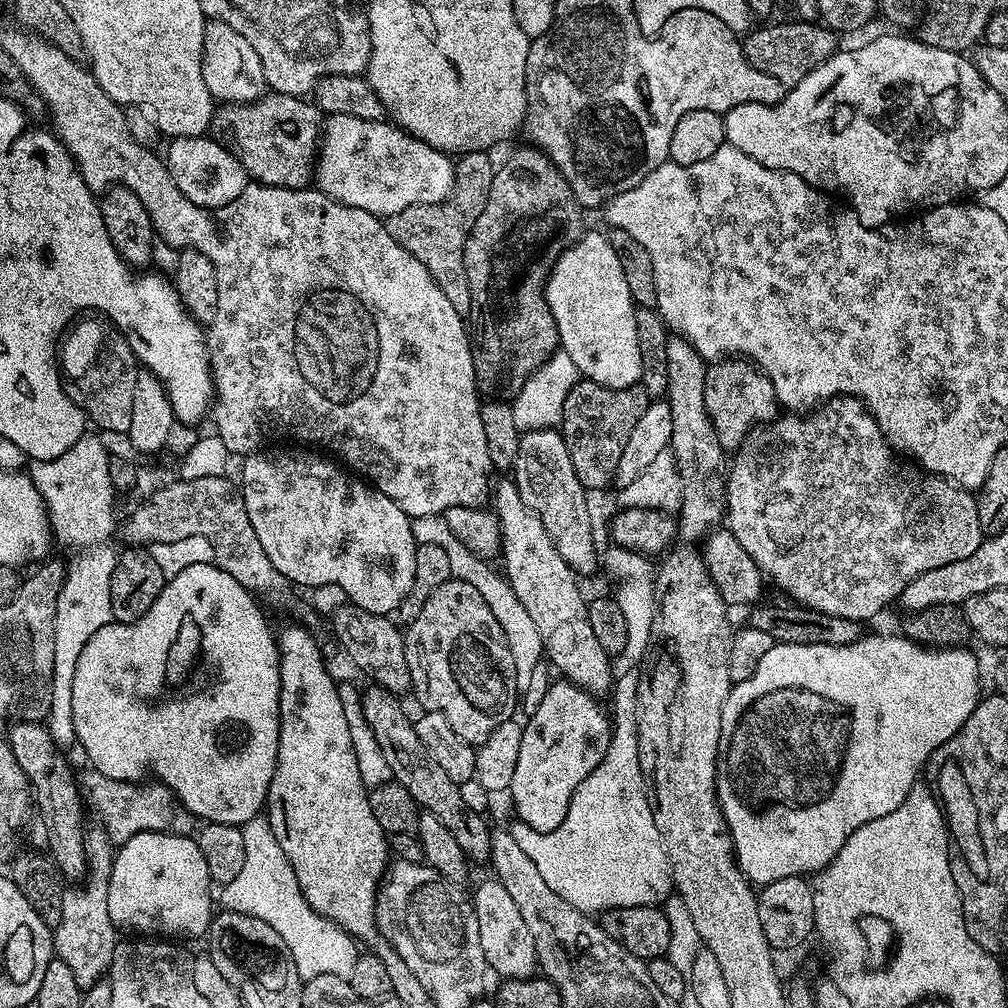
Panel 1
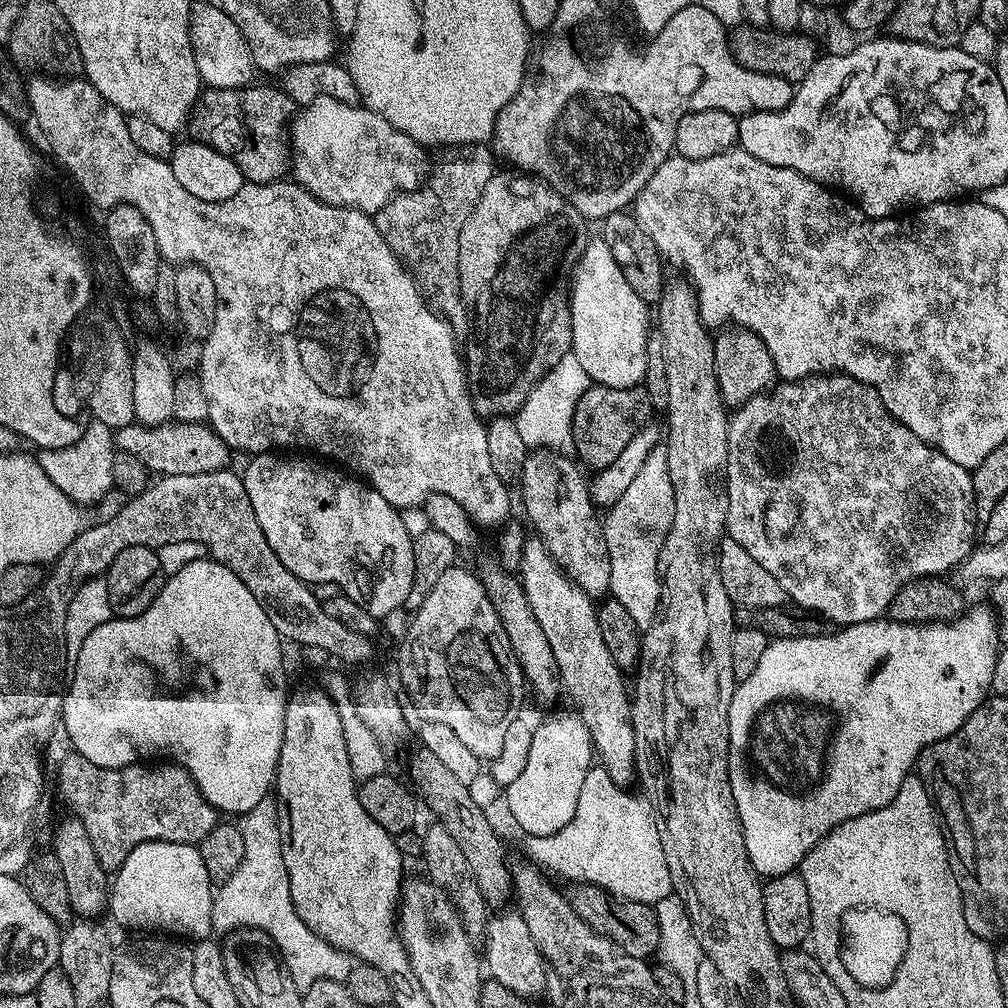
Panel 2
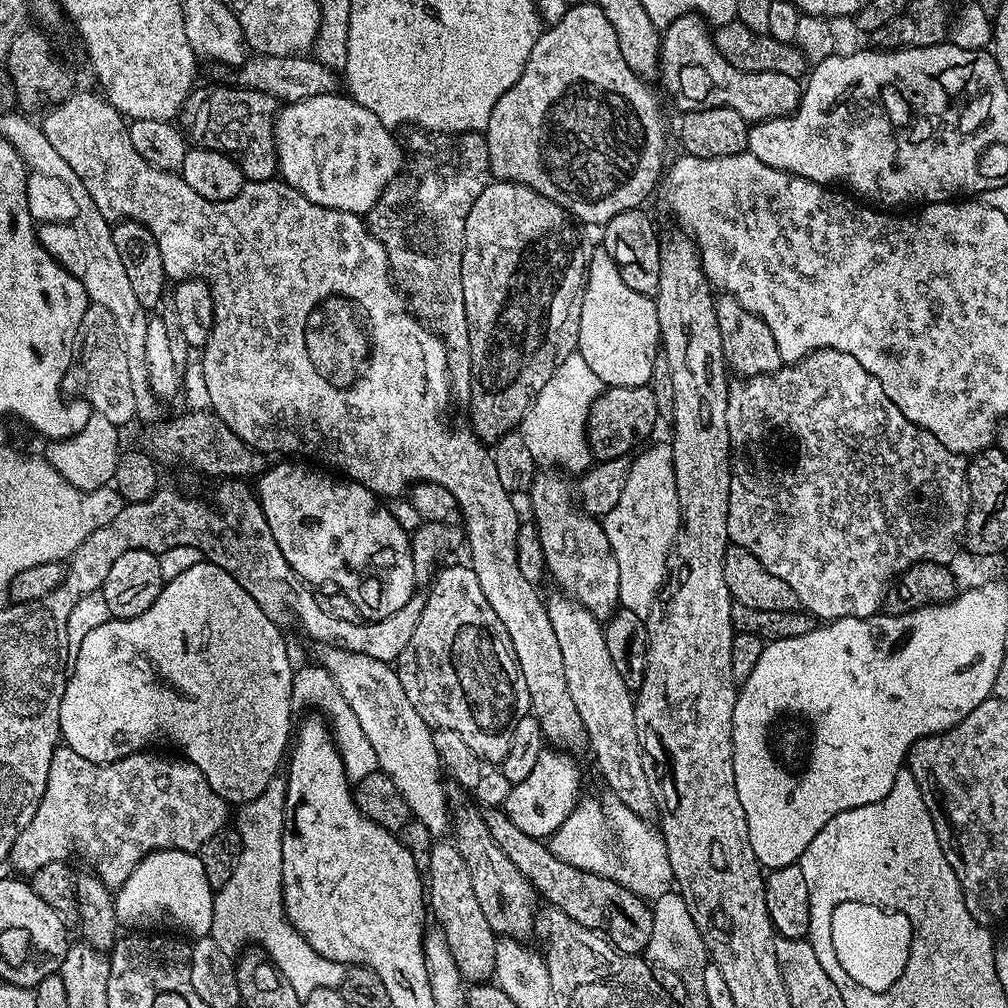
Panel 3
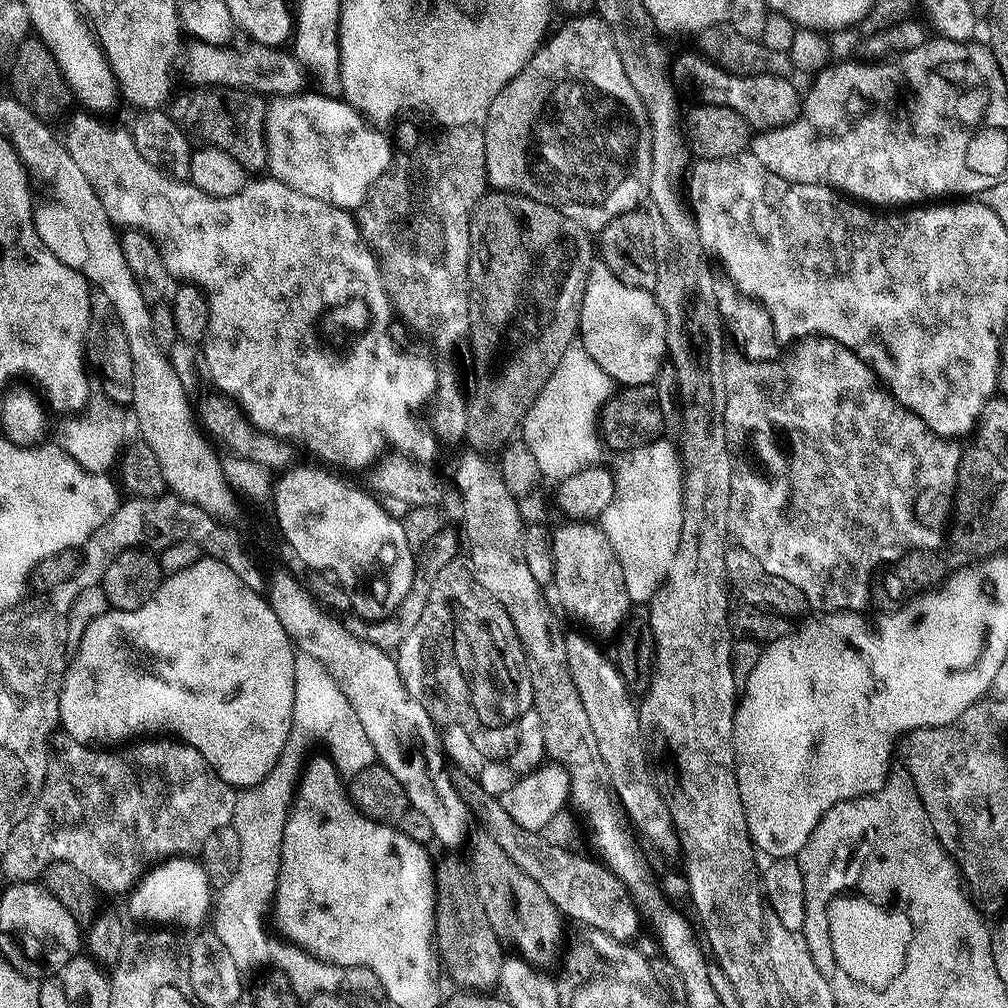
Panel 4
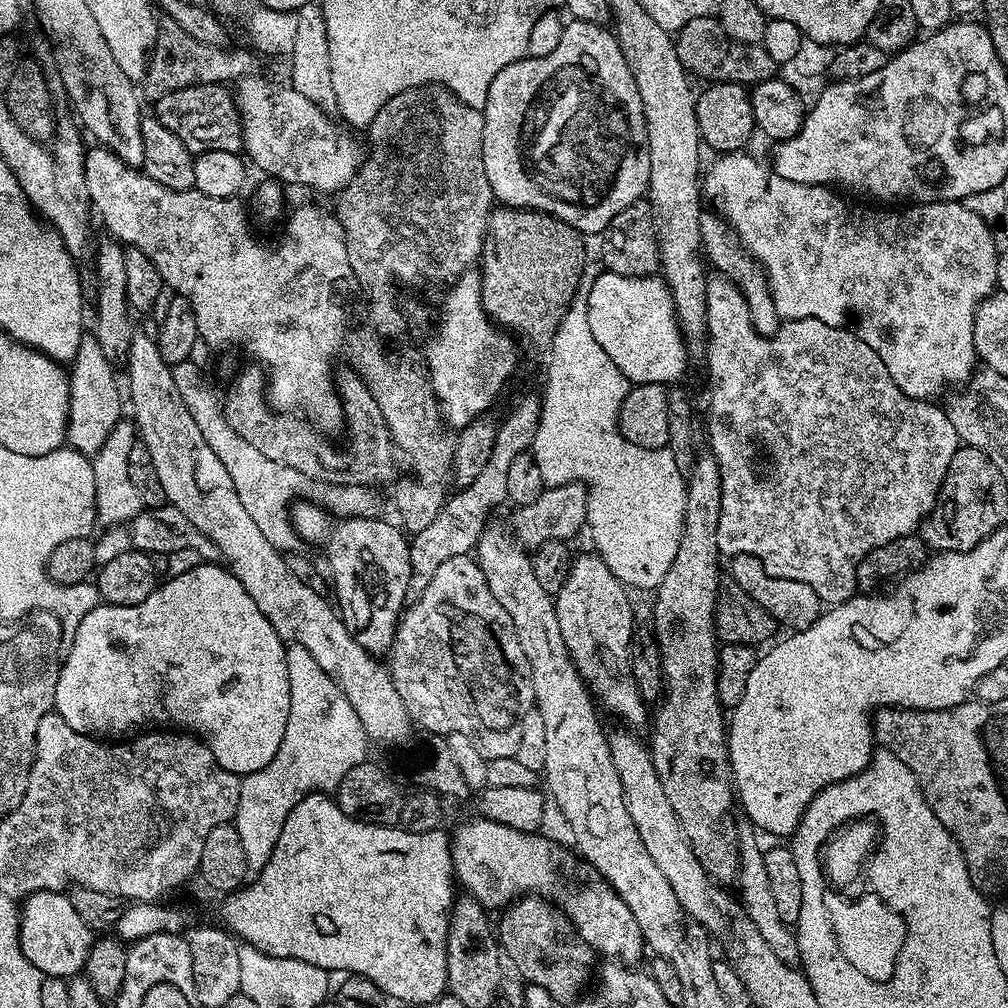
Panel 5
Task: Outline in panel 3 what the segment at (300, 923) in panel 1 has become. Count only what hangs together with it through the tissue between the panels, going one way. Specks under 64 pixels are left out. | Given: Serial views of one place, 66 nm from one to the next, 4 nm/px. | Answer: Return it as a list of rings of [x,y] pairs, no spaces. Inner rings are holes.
[[[278,774],[260,794],[239,805],[240,813],[237,816],[235,813],[234,827],[240,836],[240,860],[234,866],[234,874],[230,874],[230,882],[215,889],[210,935],[229,950],[235,950],[239,944],[248,944],[251,940],[261,944],[263,955],[276,965],[276,969],[303,998],[314,990],[339,989],[344,982],[345,965],[314,950],[284,914],[282,834],[287,789],[287,779]]]

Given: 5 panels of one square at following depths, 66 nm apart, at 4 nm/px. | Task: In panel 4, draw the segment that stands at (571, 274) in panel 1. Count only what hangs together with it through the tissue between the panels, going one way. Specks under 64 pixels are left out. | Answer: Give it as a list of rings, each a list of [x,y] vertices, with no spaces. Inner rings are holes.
[[[603,262],[593,267],[588,279],[586,294],[582,298],[578,338],[584,349],[602,366],[602,370],[606,370],[609,378],[620,386],[651,384],[666,364],[668,355],[666,318],[662,314],[655,295],[647,288],[631,288],[618,282],[618,278],[614,278],[614,274]]]

